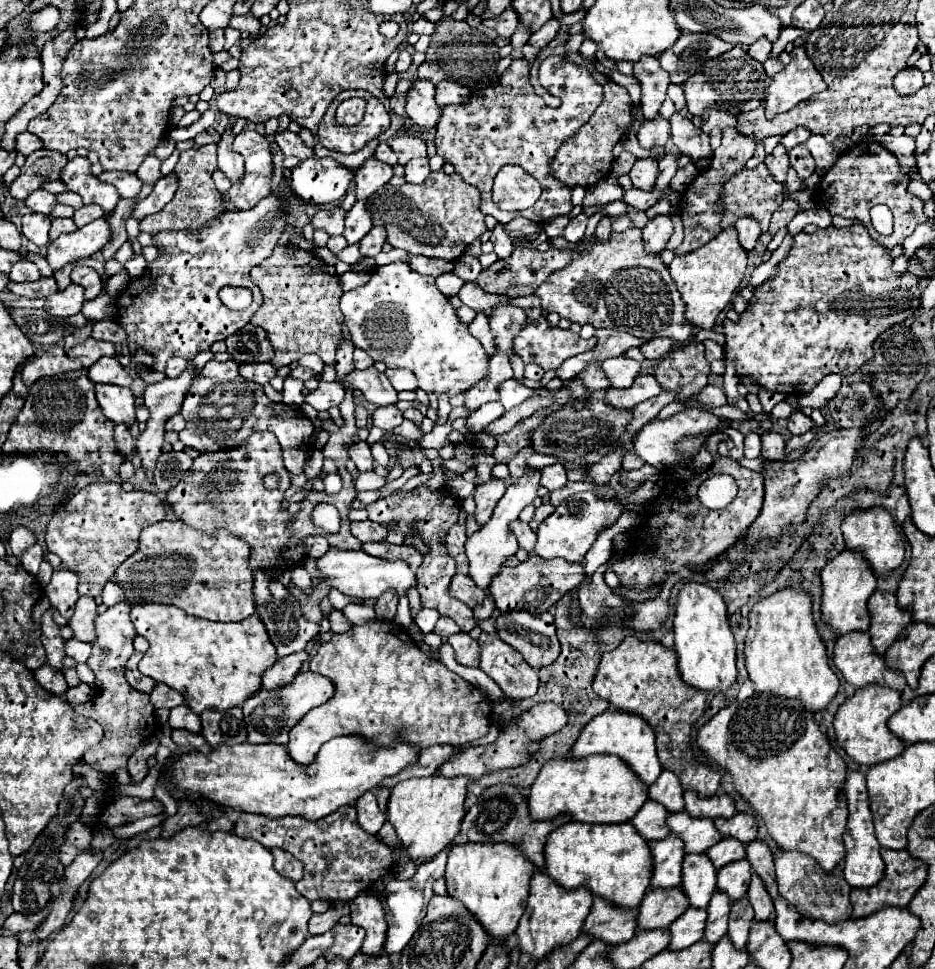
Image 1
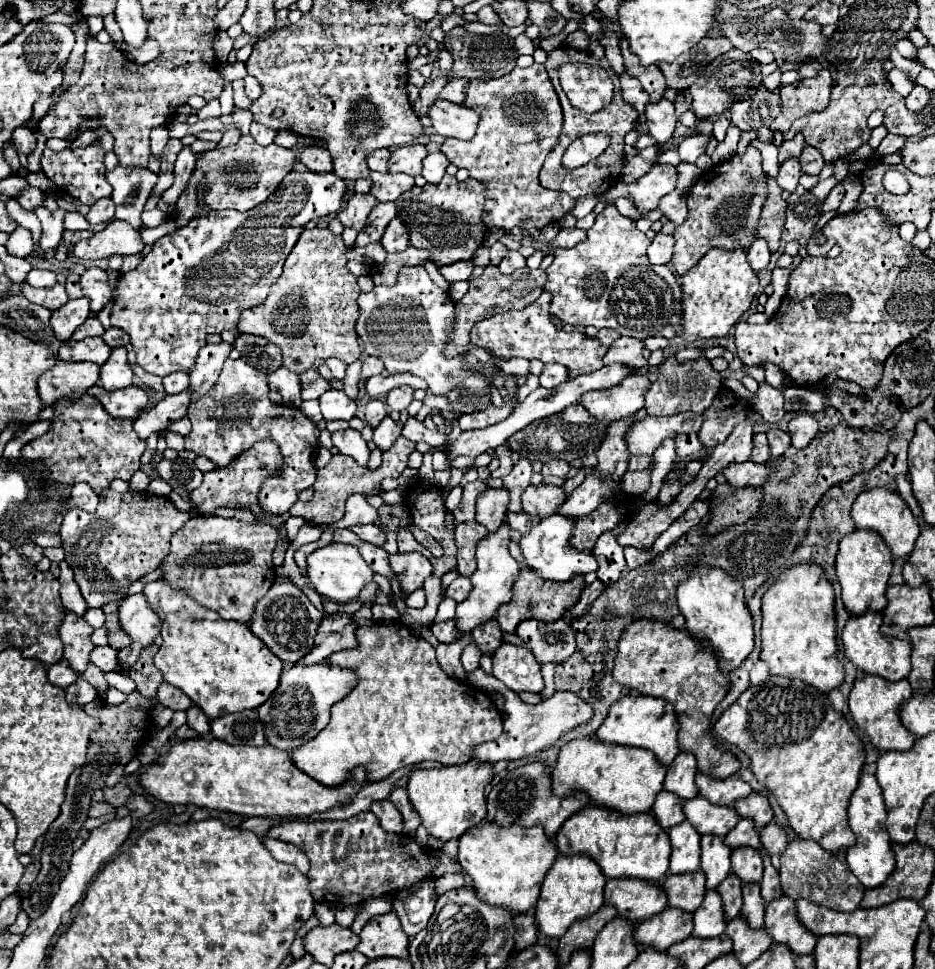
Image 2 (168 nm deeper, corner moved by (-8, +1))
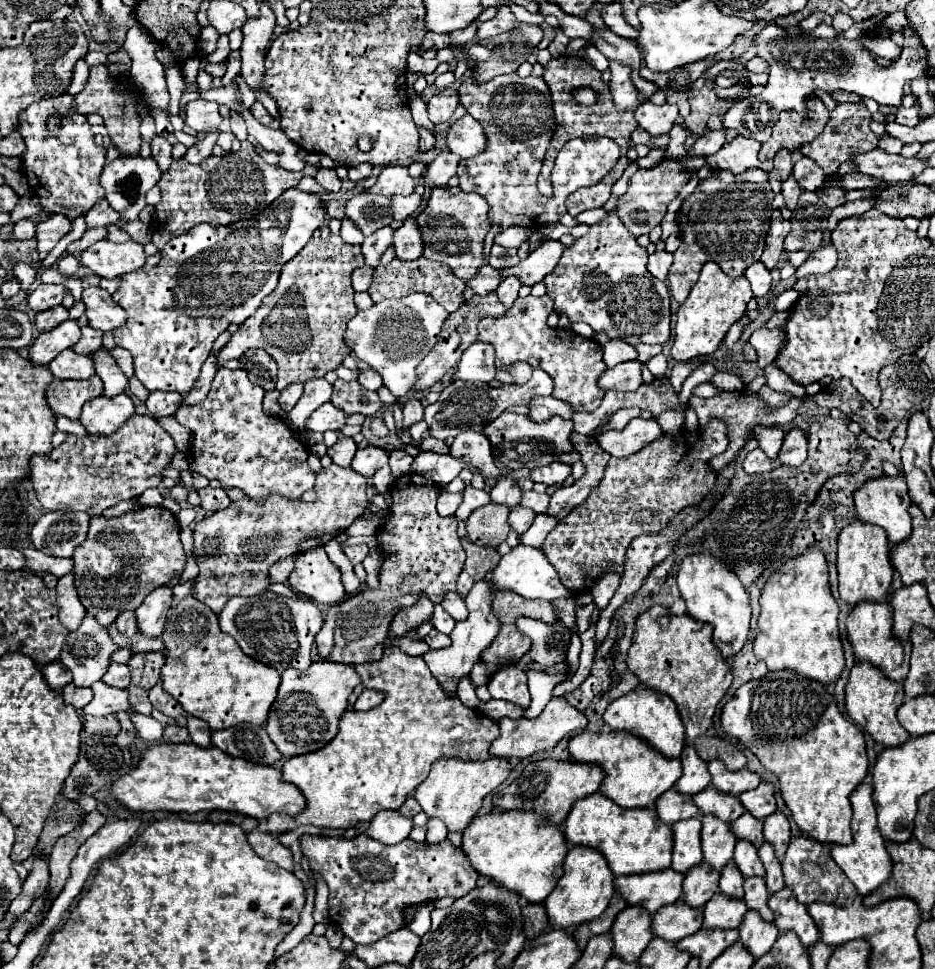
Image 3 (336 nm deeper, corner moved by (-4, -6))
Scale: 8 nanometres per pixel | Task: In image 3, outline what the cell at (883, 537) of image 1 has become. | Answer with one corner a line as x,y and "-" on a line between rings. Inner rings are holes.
903,477
871,479
861,489
857,489
857,493
853,493
853,499
855,499
857,519
863,523
873,523
873,525
883,527
891,547
895,547
897,543
901,543
909,537
909,533
911,533
911,515
909,515
911,499
907,495
907,485
905,485

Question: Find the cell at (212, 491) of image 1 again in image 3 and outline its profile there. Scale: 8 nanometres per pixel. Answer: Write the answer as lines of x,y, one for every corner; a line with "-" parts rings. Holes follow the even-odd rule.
213,487
199,489
199,497
201,497
201,509
205,513
221,511
221,509
229,507
229,503
231,503
231,499
227,497
227,493
223,489
213,489

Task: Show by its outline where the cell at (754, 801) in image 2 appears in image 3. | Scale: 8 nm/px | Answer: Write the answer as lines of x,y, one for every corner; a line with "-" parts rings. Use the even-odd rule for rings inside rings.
761,783
757,789
741,793
739,801
745,807
745,811
749,811
753,817
757,817
761,821
775,813
775,797
773,797
771,783

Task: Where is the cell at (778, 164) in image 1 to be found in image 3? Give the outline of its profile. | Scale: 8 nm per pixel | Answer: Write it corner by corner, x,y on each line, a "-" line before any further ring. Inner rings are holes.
791,175
781,183
781,195
785,199
785,207
793,211
795,205
797,205
797,199
801,195
801,187
797,185
797,181

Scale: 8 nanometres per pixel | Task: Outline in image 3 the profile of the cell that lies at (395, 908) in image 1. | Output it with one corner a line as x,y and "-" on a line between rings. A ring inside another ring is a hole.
423,901
421,905
413,905
409,909
405,909
405,925
415,933
415,935
425,935
431,927
431,911
433,911
433,903
431,901

